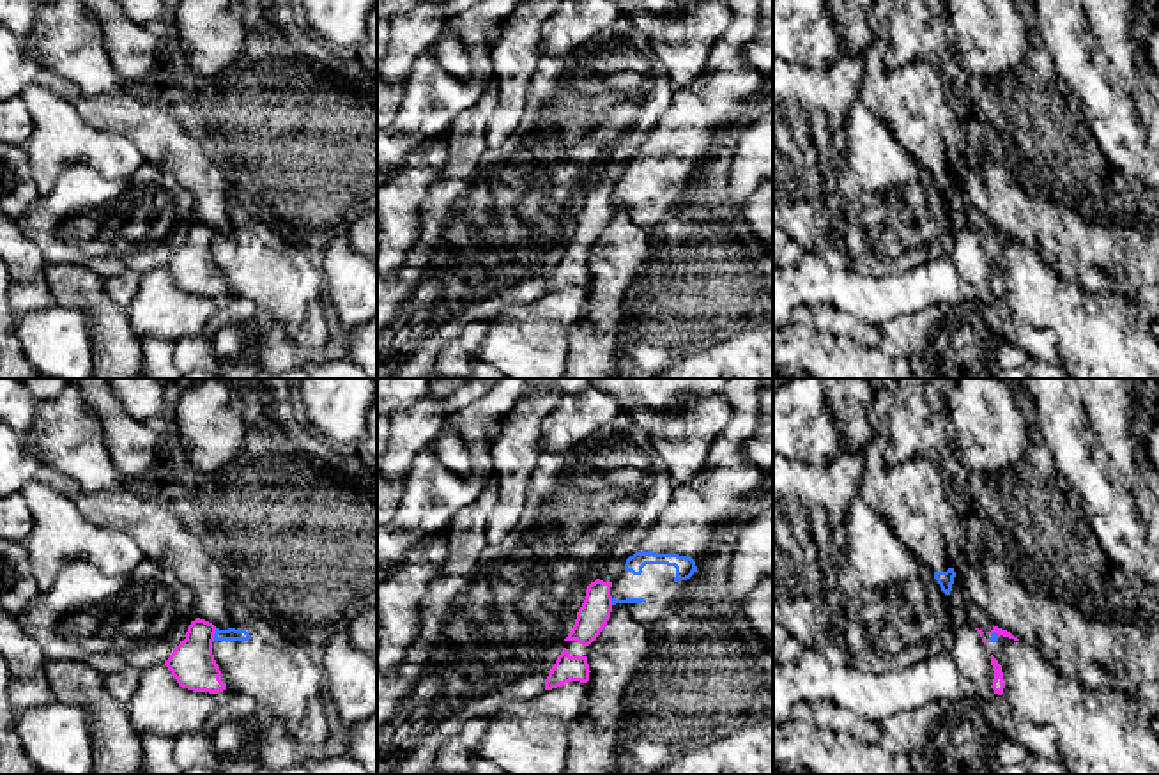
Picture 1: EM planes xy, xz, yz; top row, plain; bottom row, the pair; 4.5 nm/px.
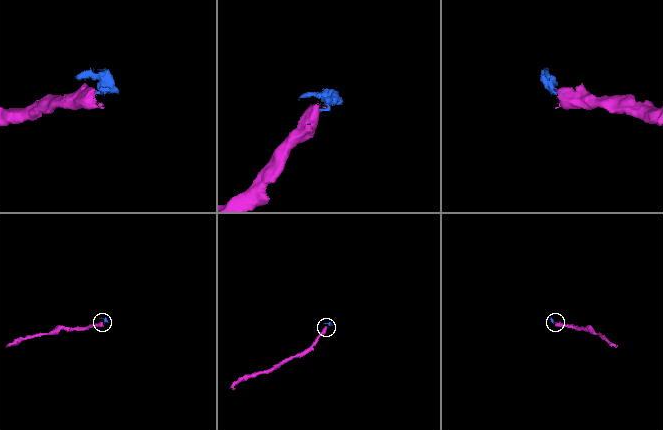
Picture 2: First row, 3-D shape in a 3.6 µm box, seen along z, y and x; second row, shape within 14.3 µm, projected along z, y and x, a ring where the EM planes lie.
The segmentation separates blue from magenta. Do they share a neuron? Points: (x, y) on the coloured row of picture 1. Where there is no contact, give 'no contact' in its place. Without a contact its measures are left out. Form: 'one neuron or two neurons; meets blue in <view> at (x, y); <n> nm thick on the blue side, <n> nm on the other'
two neurons; meets blue in xy at (214, 636); 60 nm thick on the blue side, 200 nm on the other

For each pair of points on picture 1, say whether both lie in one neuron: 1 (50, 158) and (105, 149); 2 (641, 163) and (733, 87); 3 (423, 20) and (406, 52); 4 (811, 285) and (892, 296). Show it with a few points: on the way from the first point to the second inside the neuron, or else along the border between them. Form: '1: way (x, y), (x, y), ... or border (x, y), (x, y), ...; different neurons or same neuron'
1: way (64, 149), (91, 149); same neuron
2: way (664, 153), (710, 107); same neuron
3: way (420, 27), (406, 45); same neuron
4: way (830, 287), (873, 296); same neuron

